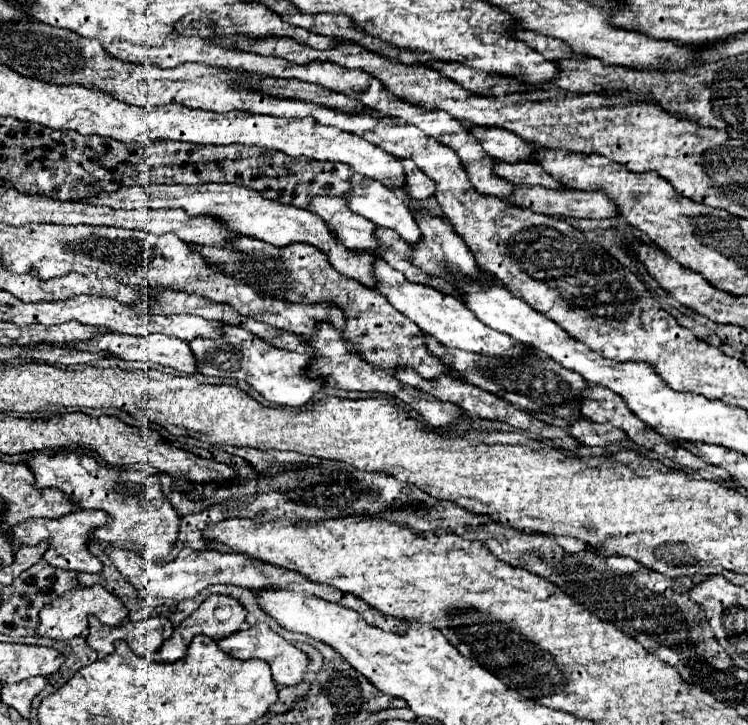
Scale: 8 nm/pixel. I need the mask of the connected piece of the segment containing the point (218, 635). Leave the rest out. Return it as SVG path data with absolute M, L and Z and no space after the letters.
M210 595L188 619L184 619L172 633L170 639L166 639L160 647L160 659L164 663L174 663L178 661L180 657L184 657L184 653L188 651L188 645L190 641L196 637L196 635L208 635L210 639L214 641L220 641L222 637L228 637L236 631L240 631L244 627L244 617L246 617L246 609L232 597L228 595Z

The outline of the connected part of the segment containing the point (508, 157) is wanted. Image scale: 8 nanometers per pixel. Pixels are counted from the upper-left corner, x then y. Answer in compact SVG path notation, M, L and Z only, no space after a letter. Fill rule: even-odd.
M462 123L484 147L484 151L498 161L528 161L532 159L532 145L526 143L524 139L516 137L514 133L506 129L496 129L496 127L482 127L482 125L472 125L472 123Z

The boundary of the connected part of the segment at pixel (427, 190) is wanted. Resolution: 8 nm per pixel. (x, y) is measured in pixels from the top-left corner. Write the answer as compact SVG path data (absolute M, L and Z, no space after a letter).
M402 161L404 163L404 173L406 173L406 181L404 181L404 195L408 199L428 199L432 197L432 181L420 171L416 169L416 165L412 161Z

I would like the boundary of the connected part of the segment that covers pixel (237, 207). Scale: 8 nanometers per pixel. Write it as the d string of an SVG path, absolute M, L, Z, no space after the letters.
M208 183L208 185L142 185L142 187L122 187L114 193L98 193L94 197L86 199L88 205L106 205L112 209L184 209L190 217L208 215L218 219L228 231L238 235L248 235L262 239L270 245L290 245L290 243L308 243L320 249L328 263L360 281L366 287L372 285L372 261L376 259L374 253L354 253L350 249L344 249L336 239L330 237L328 227L316 217L314 213L308 213L308 209L298 209L294 205L284 205L280 201L268 201L260 197L260 193L252 193L252 189L244 189L240 185L220 185L220 183Z

